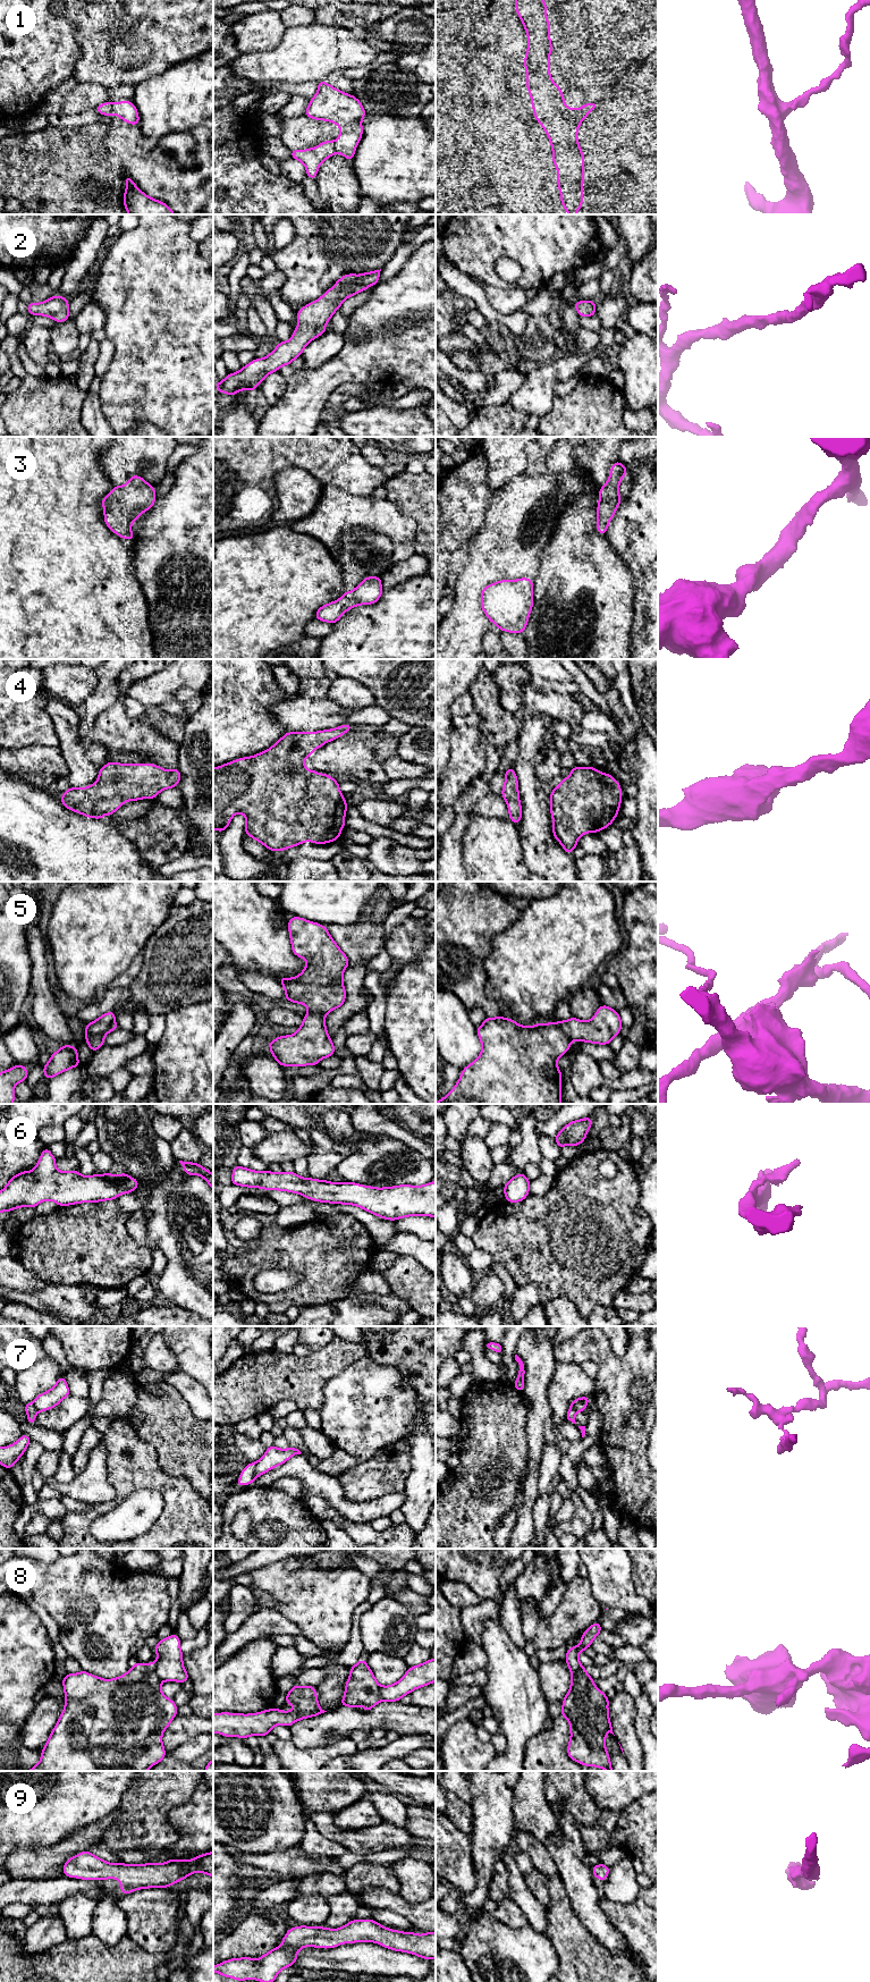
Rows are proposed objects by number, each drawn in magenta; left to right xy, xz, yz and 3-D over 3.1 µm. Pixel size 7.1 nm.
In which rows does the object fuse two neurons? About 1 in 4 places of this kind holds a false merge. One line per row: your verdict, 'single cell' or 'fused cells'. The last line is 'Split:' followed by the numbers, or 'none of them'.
1: fused cells
2: single cell
3: single cell
4: single cell
5: fused cells
6: single cell
7: fused cells
8: fused cells
9: single cell
Split: 1, 5, 7, 8

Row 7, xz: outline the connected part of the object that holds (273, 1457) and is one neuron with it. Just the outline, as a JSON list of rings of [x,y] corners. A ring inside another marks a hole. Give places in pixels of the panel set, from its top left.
[[[271,1445],[267,1448],[263,1457],[256,1461],[255,1476],[259,1477],[264,1473],[285,1464],[293,1456],[301,1453],[302,1452],[296,1448],[288,1447],[287,1449],[282,1450]]]

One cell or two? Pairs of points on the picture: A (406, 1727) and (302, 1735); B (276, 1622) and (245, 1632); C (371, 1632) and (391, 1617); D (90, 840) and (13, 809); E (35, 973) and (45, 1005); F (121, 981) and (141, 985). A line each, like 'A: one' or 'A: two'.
A: one
B: one
C: one
D: one
E: one
F: two

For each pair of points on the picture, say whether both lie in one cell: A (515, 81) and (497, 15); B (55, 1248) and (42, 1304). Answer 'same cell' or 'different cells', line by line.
A: same cell
B: different cells

